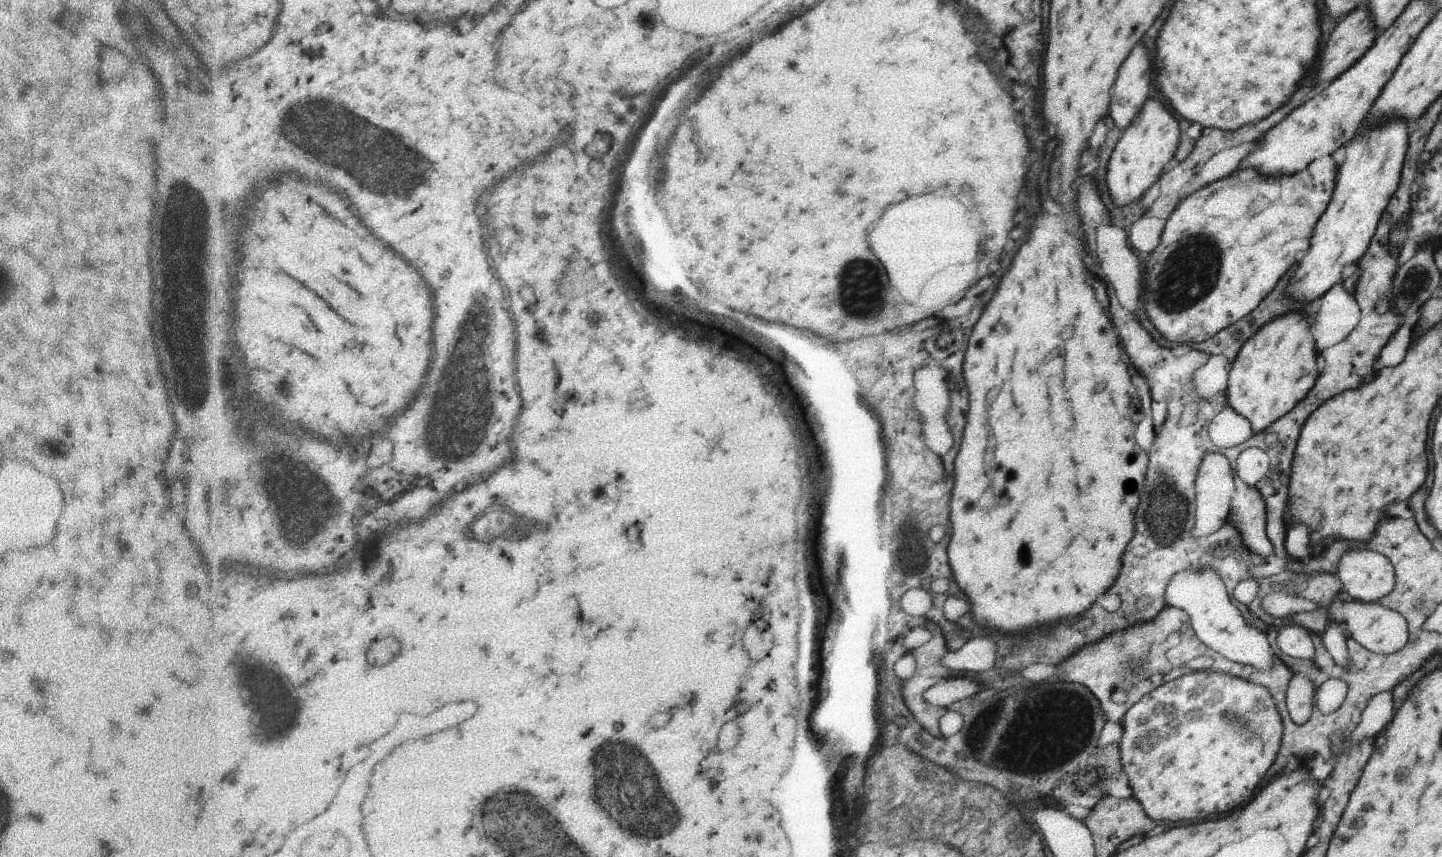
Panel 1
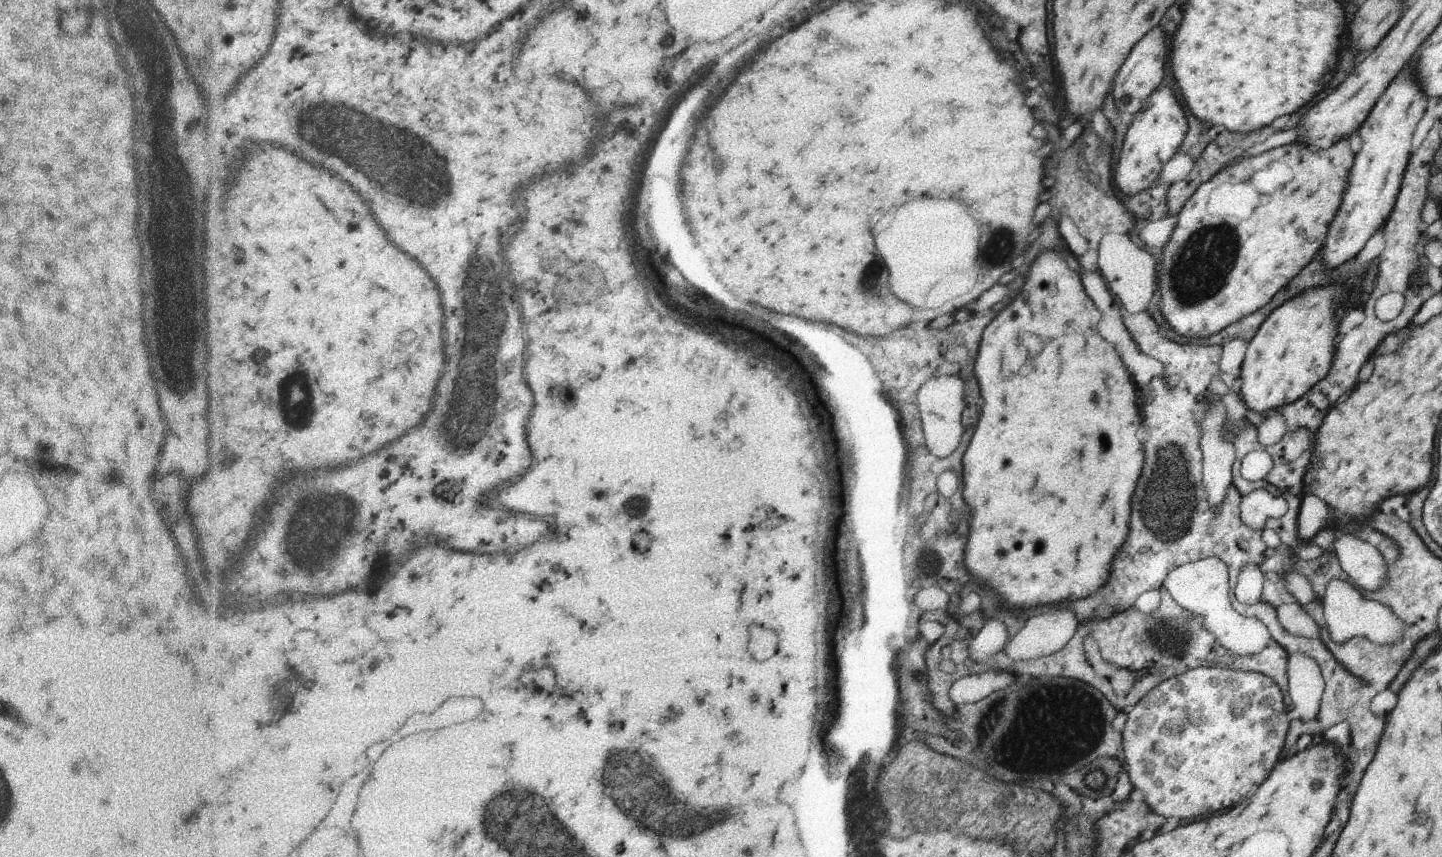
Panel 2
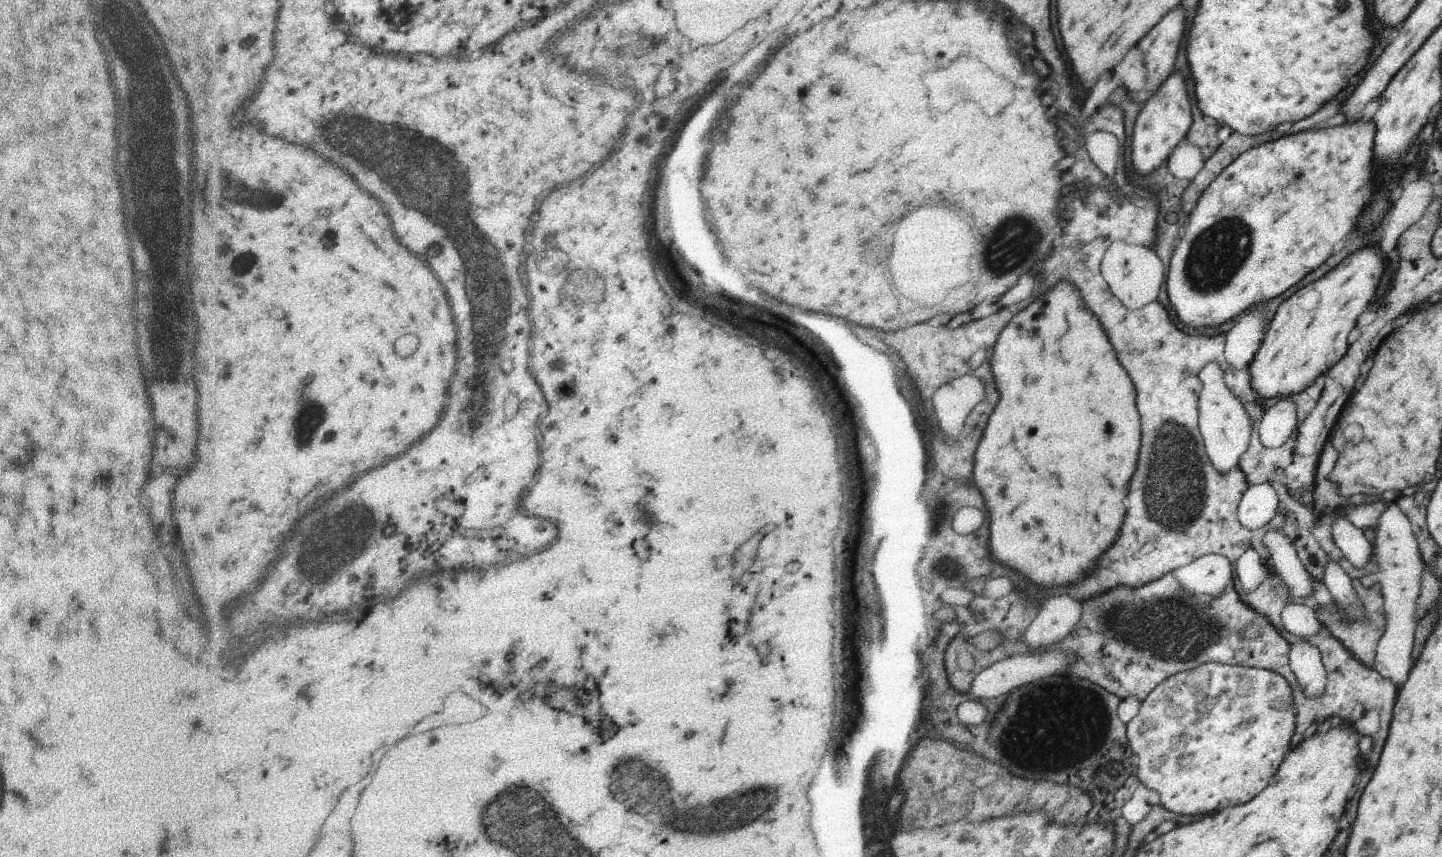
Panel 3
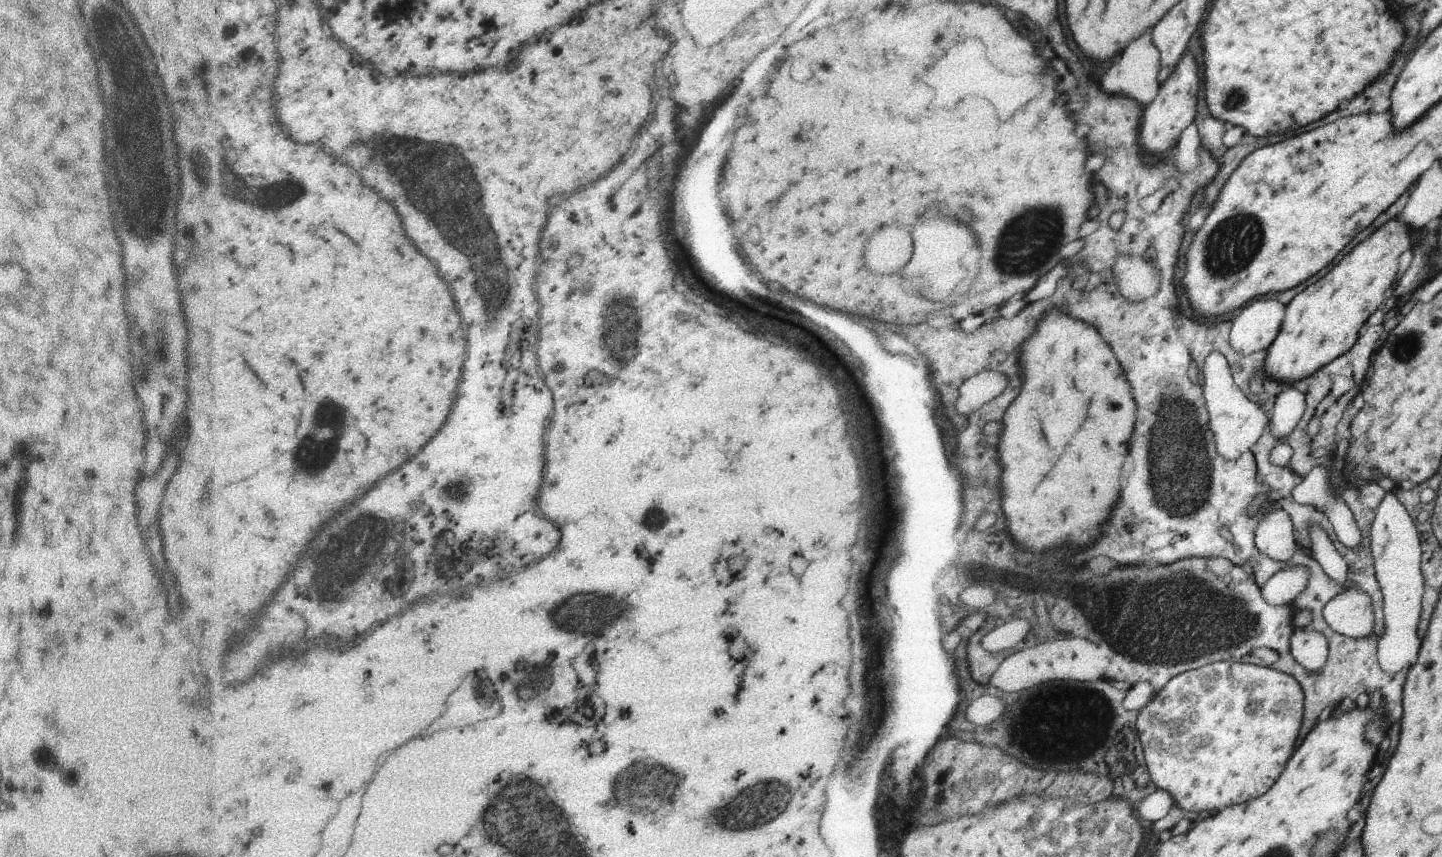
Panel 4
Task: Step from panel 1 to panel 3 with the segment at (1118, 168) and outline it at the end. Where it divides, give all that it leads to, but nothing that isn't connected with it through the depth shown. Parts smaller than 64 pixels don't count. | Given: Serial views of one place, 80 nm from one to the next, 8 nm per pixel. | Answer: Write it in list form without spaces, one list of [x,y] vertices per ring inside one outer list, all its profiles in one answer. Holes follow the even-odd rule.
[[[1173,72],[1160,88],[1142,104],[1132,136],[1132,166],[1130,176],[1145,175],[1158,168],[1174,147],[1185,138],[1193,121],[1192,102],[1186,88],[1186,76]]]

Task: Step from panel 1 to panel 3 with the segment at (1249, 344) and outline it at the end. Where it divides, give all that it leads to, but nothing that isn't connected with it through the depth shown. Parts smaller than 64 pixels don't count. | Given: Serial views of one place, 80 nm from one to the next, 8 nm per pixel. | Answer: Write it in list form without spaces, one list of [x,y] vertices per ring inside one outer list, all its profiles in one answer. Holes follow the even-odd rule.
[[[1364,246],[1350,254],[1342,266],[1336,266],[1320,280],[1282,302],[1261,347],[1250,362],[1251,385],[1260,400],[1270,403],[1276,398],[1294,396],[1346,358],[1359,317],[1368,311],[1376,298],[1384,268],[1386,252],[1382,246]]]

